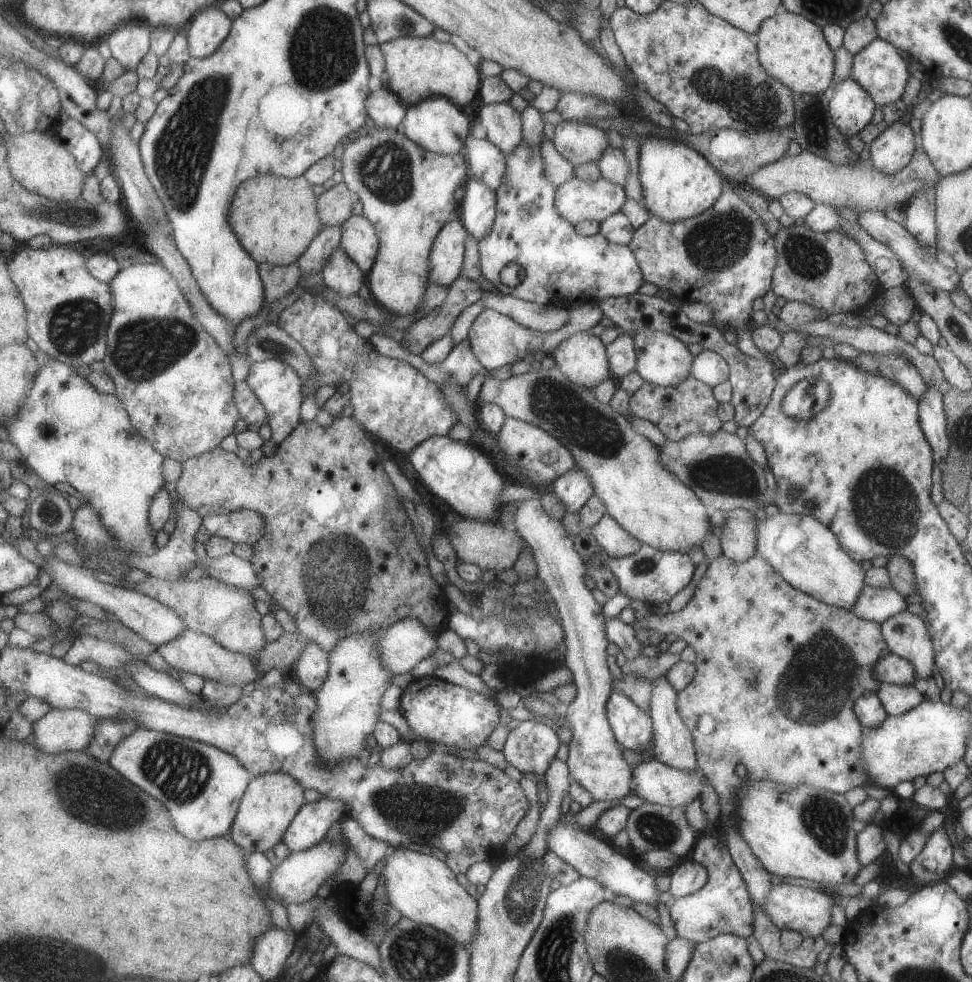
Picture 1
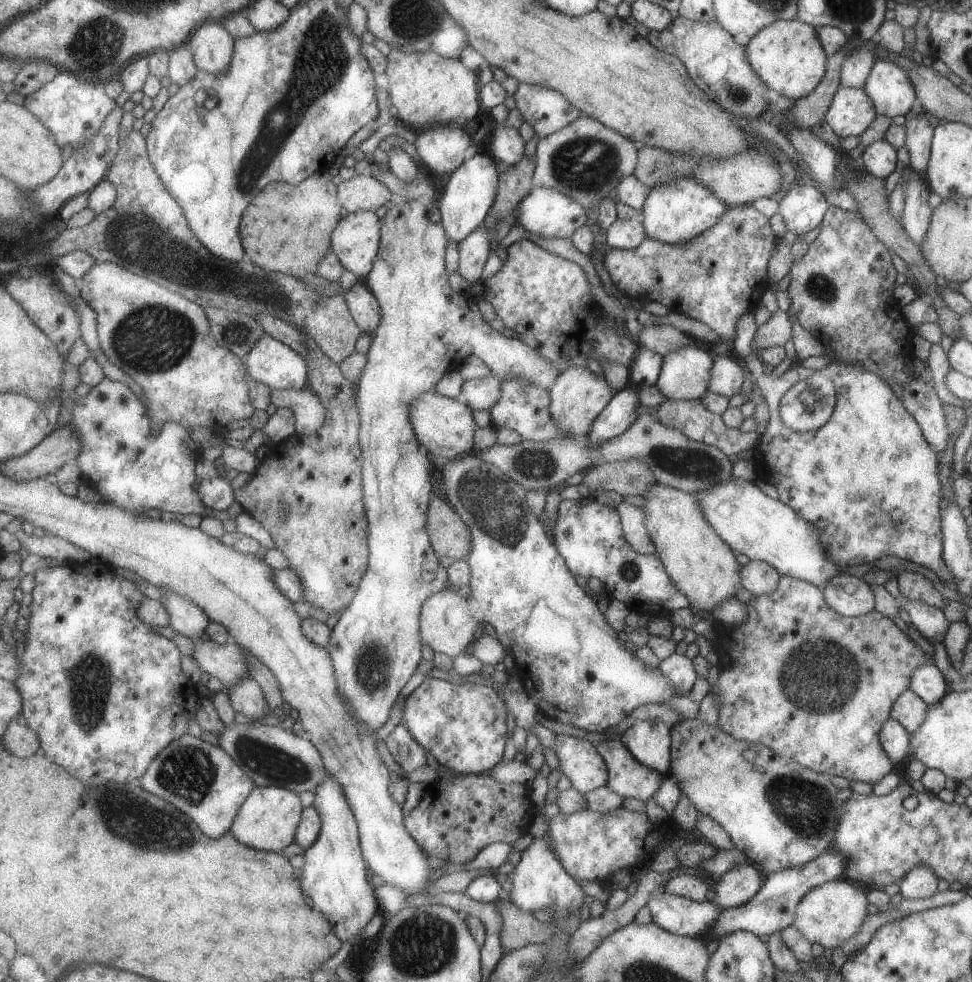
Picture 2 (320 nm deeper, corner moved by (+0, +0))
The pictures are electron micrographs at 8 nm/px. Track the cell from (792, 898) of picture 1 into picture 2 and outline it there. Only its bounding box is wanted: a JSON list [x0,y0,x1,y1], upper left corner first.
[792,878,869,950]

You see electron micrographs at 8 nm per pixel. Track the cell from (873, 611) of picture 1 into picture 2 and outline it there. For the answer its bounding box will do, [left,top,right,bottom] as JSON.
[822,573,874,617]

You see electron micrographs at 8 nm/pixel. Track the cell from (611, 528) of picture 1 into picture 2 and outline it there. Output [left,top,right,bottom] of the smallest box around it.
[616,501,655,555]

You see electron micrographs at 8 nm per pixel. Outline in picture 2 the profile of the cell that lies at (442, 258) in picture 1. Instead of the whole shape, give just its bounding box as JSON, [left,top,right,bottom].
[438,153,497,243]

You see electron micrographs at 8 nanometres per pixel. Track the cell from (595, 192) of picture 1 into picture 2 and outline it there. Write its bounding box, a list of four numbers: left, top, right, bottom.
[515,187,586,238]

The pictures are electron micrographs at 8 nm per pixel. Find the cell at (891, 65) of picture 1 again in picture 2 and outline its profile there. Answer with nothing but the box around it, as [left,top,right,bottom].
[863,60,917,118]

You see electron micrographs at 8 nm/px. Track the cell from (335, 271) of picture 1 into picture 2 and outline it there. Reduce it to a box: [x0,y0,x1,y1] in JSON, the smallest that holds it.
[345,282,383,336]

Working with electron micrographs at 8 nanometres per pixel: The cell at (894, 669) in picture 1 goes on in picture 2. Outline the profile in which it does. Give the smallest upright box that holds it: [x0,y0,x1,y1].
[908,665,949,705]

